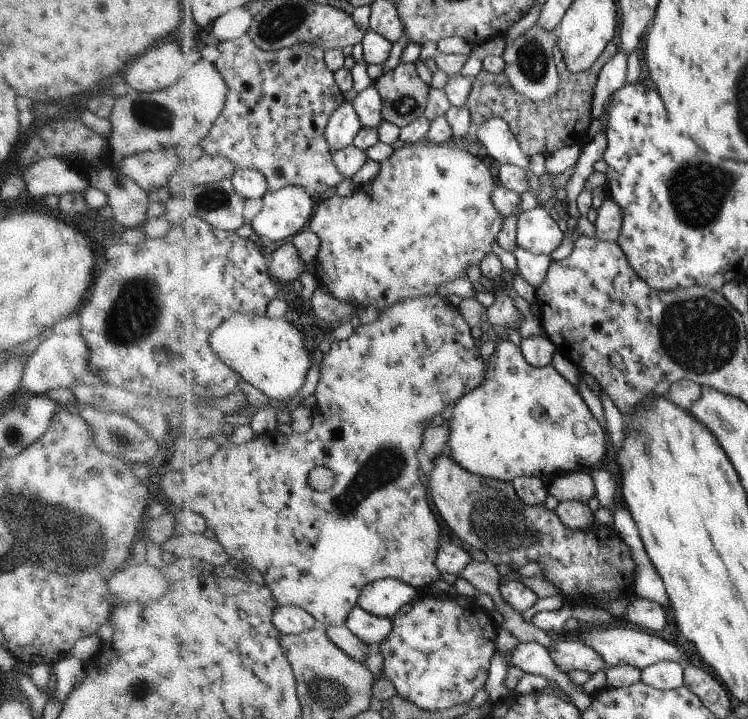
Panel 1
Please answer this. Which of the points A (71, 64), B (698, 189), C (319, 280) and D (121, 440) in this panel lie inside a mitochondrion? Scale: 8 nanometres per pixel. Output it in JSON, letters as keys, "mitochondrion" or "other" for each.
{"A":"other","B":"mitochondrion","C":"other","D":"mitochondrion"}

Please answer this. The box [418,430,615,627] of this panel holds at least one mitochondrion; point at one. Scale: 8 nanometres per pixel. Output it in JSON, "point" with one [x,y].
{"point":[493,522]}

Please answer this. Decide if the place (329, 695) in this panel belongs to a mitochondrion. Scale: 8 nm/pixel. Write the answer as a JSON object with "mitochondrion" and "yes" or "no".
{"mitochondrion":"yes"}

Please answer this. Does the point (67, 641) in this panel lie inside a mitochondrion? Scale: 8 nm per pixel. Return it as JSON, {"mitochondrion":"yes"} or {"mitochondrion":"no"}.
{"mitochondrion":"no"}

